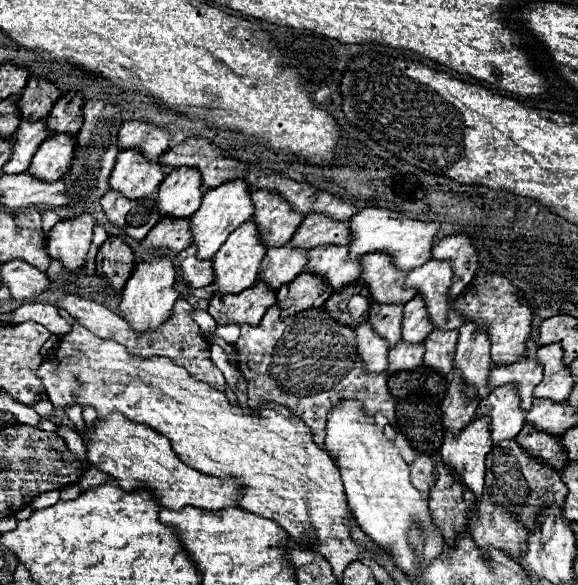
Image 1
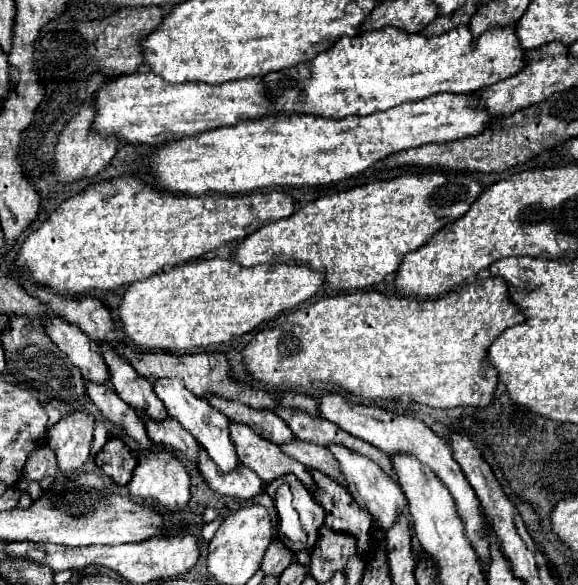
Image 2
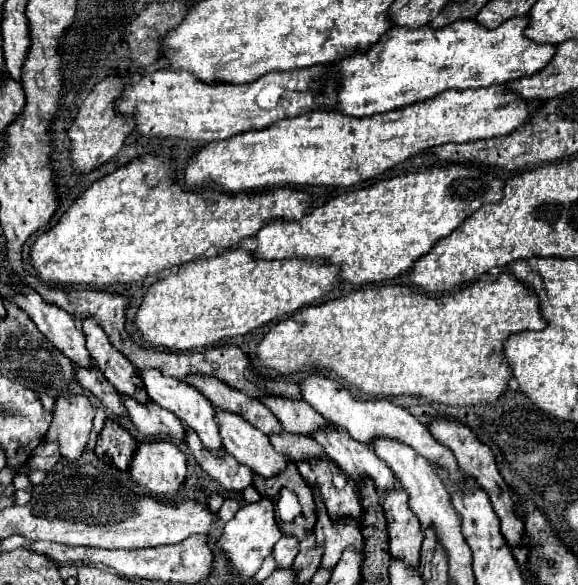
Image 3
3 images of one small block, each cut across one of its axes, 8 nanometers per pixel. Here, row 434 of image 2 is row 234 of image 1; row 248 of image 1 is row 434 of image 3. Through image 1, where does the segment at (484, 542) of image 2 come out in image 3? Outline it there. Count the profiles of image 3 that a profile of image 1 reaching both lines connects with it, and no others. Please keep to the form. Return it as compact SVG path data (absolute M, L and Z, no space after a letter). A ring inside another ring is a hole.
M310 374L306 380L300 382L300 392L302 398L314 408L318 410L328 422L342 426L348 430L348 434L358 440L358 442L372 442L378 436L386 436L390 440L398 440L402 444L408 444L410 448L414 448L418 454L422 454L424 458L428 458L432 464L440 464L448 476L452 480L460 480L460 470L458 470L458 462L454 458L454 454L442 446L440 442L436 442L432 438L432 434L428 432L428 428L424 424L420 424L408 410L404 410L402 406L396 406L388 400L360 400L354 398L348 388L344 384L340 384L338 380L326 378L322 374Z

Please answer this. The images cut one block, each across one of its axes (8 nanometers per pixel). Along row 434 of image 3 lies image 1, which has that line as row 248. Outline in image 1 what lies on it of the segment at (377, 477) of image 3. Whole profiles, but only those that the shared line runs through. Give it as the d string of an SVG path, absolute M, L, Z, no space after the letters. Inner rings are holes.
M322 244L312 248L310 262L306 270L324 276L334 290L340 290L346 284L352 284L360 278L362 258L350 258L348 248L336 244Z

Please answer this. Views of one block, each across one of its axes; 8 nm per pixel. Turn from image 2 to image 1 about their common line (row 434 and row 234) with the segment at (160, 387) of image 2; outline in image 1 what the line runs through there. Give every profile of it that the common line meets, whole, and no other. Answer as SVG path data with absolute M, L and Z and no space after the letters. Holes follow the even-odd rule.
M234 180L234 182L224 182L218 188L212 188L204 194L202 206L198 212L190 216L192 222L192 234L194 234L194 244L198 246L200 260L210 260L214 254L220 250L220 246L226 242L230 232L234 232L238 226L242 226L250 216L254 214L254 204L250 196L250 188L246 180Z

